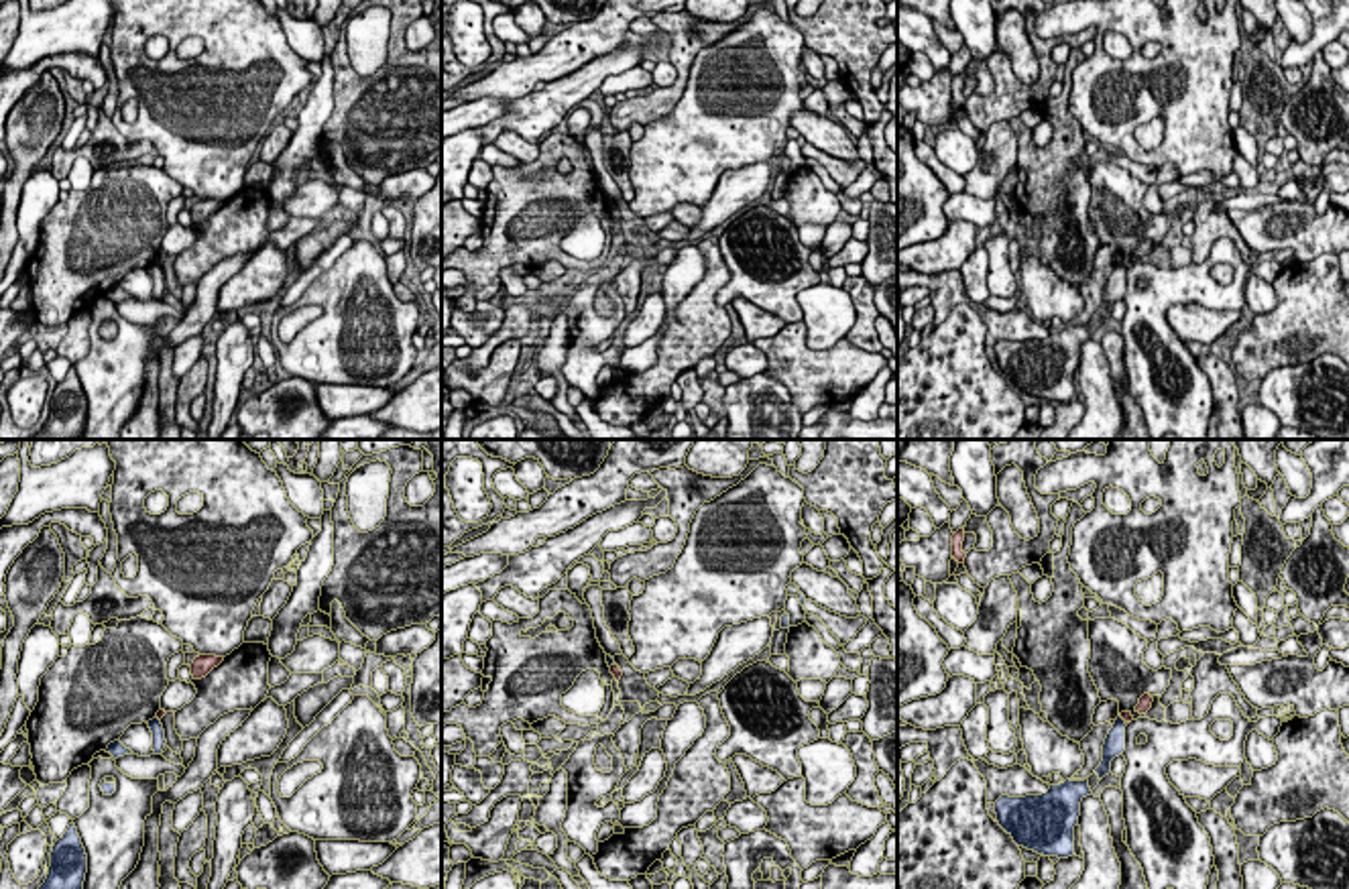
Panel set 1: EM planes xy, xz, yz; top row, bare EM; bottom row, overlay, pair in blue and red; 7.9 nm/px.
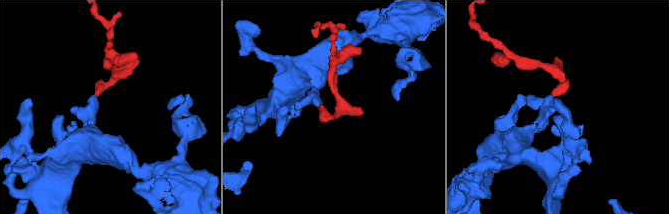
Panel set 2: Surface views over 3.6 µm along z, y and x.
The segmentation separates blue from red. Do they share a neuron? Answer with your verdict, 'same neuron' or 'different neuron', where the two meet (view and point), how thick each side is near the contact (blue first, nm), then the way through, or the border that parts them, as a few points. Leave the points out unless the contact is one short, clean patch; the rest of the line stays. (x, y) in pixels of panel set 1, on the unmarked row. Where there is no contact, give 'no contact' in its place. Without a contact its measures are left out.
different neuron; meets blue in yz at (1122, 263); 160 nm thick on the blue side, 70 nm on the other; border along yz (1120, 259), (1126, 265)

